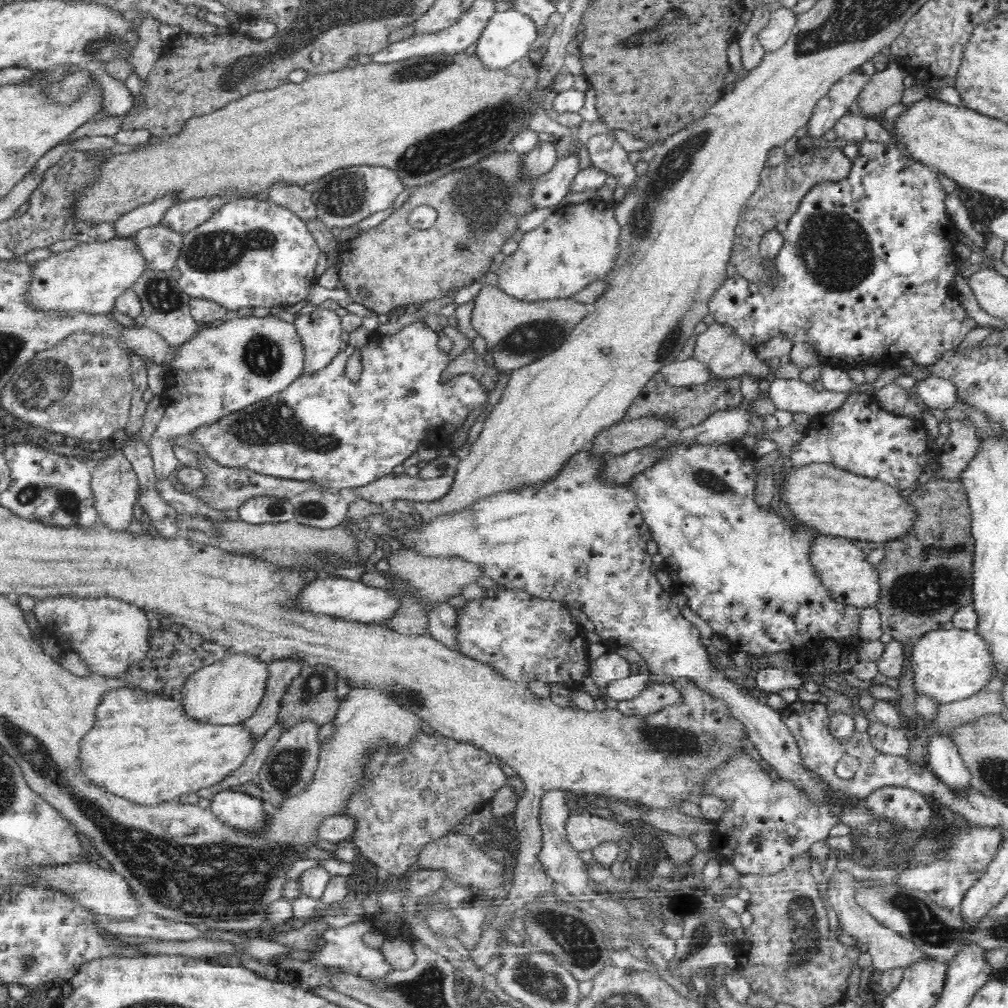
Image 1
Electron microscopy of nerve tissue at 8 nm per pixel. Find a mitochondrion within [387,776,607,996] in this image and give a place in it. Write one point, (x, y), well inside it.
(571, 935)

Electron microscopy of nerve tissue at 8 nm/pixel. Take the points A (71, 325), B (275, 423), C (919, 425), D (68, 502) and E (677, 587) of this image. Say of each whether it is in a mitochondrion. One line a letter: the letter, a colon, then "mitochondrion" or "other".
A: other
B: mitochondrion
C: other
D: mitochondrion
E: other

